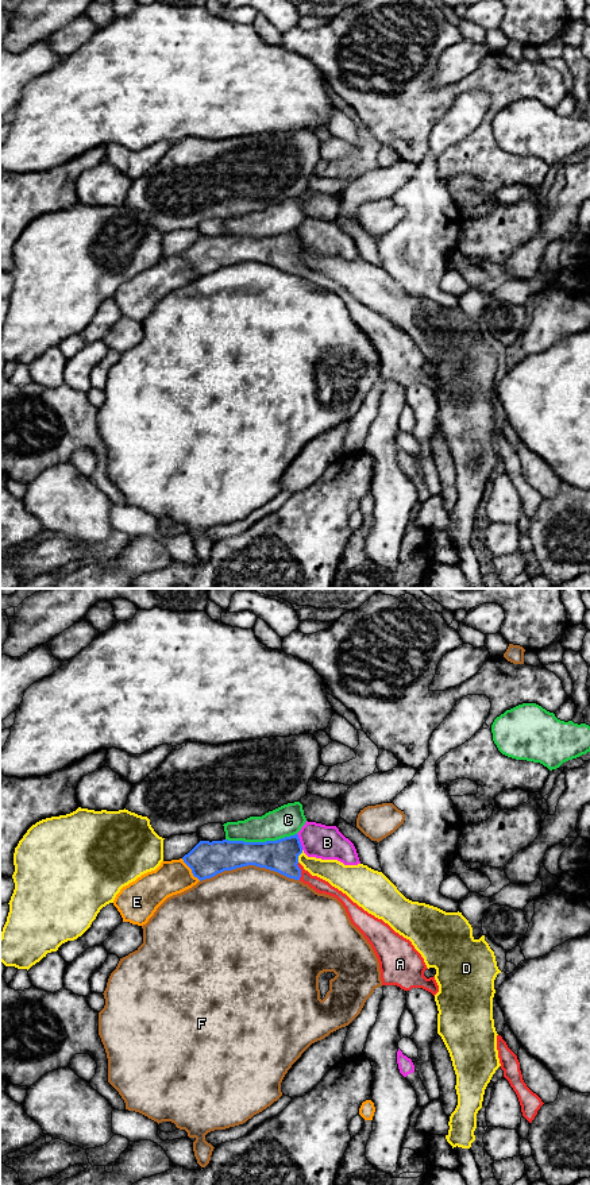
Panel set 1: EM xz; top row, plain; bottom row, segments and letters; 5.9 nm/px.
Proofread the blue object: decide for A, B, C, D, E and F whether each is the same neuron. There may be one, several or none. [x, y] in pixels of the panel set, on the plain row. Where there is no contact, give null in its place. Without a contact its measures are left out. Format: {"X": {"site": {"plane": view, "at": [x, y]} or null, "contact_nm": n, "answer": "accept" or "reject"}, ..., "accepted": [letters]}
{"A": {"site": {"plane": "xz", "at": [300, 266]}, "contact_nm": 110, "answer": "accept"}, "B": {"site": {"plane": "xz", "at": [299, 236]}, "contact_nm": 110, "answer": "reject"}, "C": {"site": {"plane": "xz", "at": [261, 238]}, "contact_nm": 420, "answer": "reject"}, "D": {"site": {"plane": "xz", "at": [299, 250]}, "contact_nm": 80, "answer": "reject"}, "E": {"site": {"plane": "xz", "at": [192, 266]}, "contact_nm": 180, "answer": "reject"}, "F": {"site": {"plane": "xz", "at": [249, 259]}, "contact_nm": 600, "answer": "reject"}, "accepted": ["A"]}

